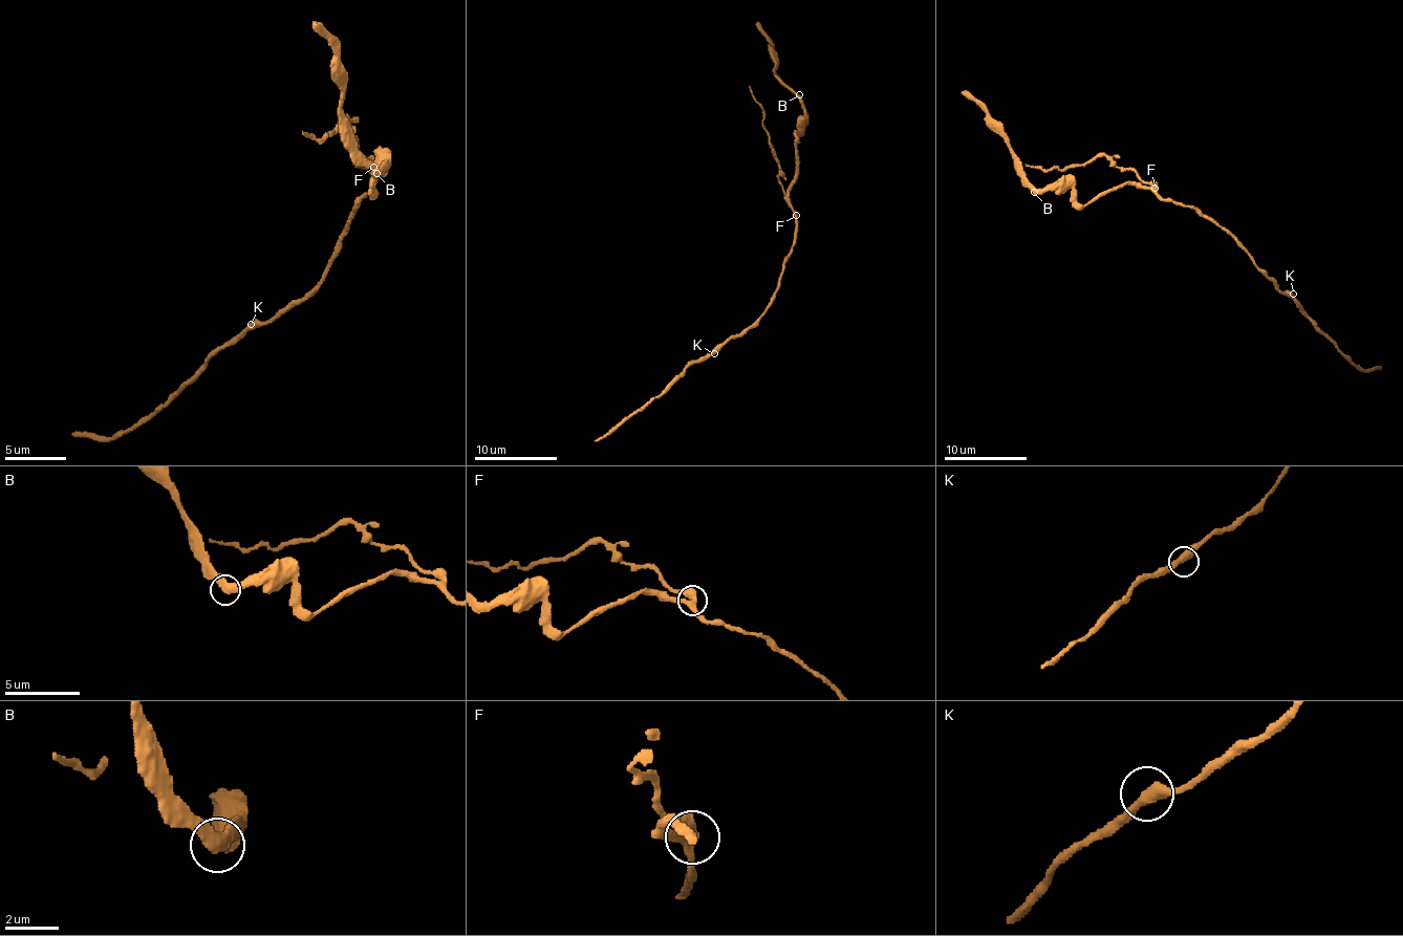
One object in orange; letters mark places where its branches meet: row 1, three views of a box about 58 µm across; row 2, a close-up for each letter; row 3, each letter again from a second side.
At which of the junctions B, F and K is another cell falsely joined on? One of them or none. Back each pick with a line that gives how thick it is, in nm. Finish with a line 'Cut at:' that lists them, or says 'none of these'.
F: calibre 400 nm
Cut at: F

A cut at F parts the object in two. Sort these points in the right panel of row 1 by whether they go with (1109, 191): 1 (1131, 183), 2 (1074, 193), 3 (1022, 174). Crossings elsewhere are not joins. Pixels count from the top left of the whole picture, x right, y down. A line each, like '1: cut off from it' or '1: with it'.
1: with it
2: with it
3: with it

